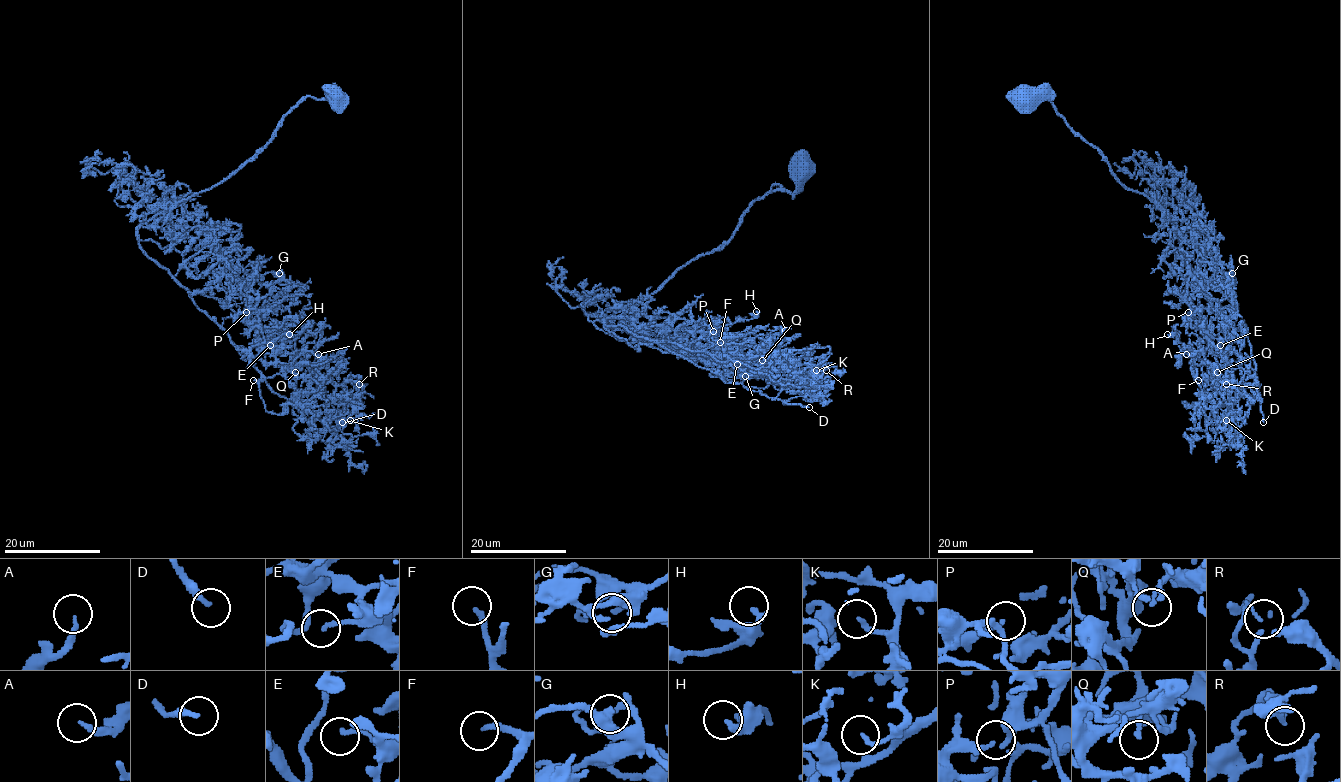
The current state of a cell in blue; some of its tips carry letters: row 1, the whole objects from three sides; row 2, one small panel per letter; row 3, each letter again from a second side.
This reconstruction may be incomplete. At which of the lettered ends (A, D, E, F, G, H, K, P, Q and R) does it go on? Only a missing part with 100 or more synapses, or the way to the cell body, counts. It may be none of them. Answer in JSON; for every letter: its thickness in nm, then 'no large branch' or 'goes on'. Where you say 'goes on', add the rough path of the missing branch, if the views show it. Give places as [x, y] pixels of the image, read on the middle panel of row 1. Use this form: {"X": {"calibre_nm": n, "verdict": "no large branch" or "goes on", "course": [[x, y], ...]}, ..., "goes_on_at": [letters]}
{"A": {"calibre_nm": 160, "verdict": "no large branch"}, "D": {"calibre_nm": 240, "verdict": "goes on", "course": [[809, 407], [827, 409], [840, 396], [839, 394], [834, 397], [845, 393], [829, 395]]}, "E": {"calibre_nm": 140, "verdict": "no large branch"}, "F": {"calibre_nm": 200, "verdict": "goes on", "course": [[720, 342], [713, 336], [731, 336], [757, 324], [743, 326]]}, "G": {"calibre_nm": 180, "verdict": "no large branch"}, "H": {"calibre_nm": 240, "verdict": "no large branch"}, "K": {"calibre_nm": 160, "verdict": "no large branch"}, "P": {"calibre_nm": 190, "verdict": "no large branch"}, "Q": {"calibre_nm": 160, "verdict": "no large branch"}, "R": {"calibre_nm": 110, "verdict": "no large branch"}, "goes_on_at": ["D", "F"]}

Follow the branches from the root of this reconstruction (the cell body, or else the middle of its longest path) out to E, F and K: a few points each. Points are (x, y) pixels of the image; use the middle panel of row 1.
E: (805, 172), (792, 193), (757, 199), (717, 248), (604, 319), (690, 350), (738, 353), (737, 364)
F: (805, 172), (792, 193), (770, 190), (757, 199), (717, 248), (604, 319), (726, 361), (720, 342)
K: (805, 172), (792, 193), (757, 199), (727, 241), (604, 323), (738, 360), (775, 382), (823, 370), (816, 370)

